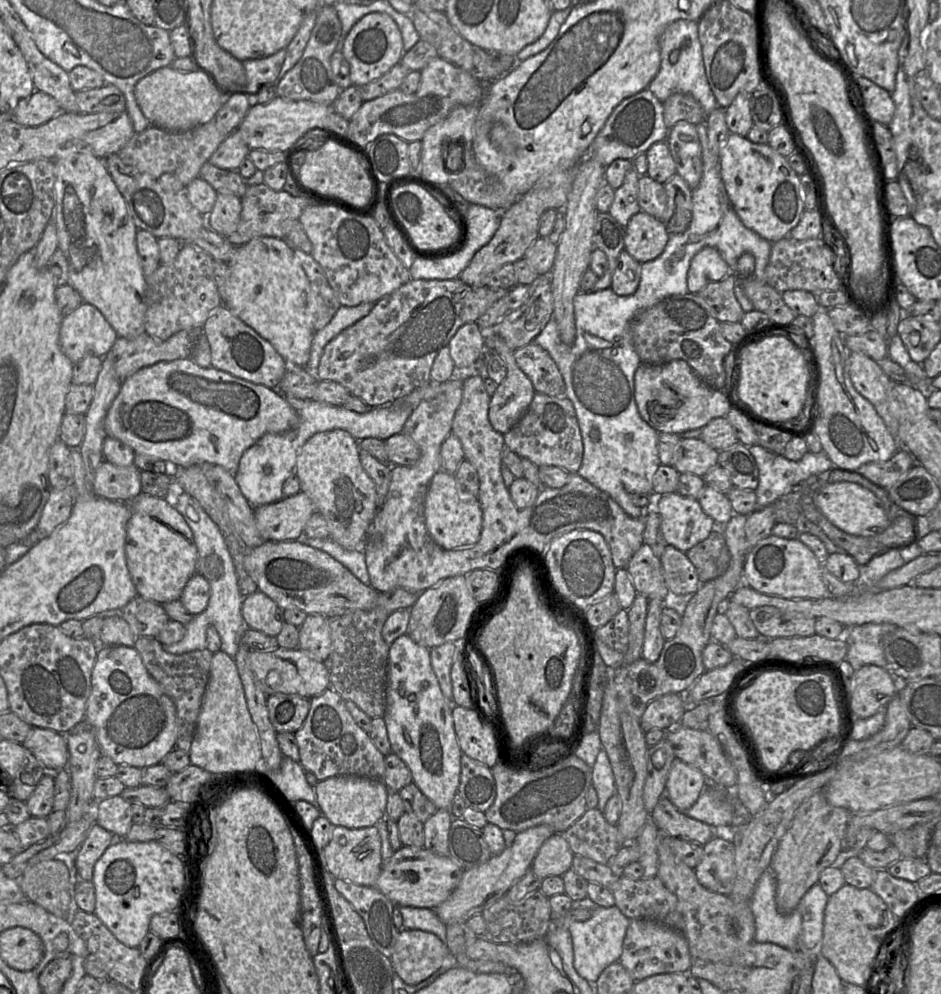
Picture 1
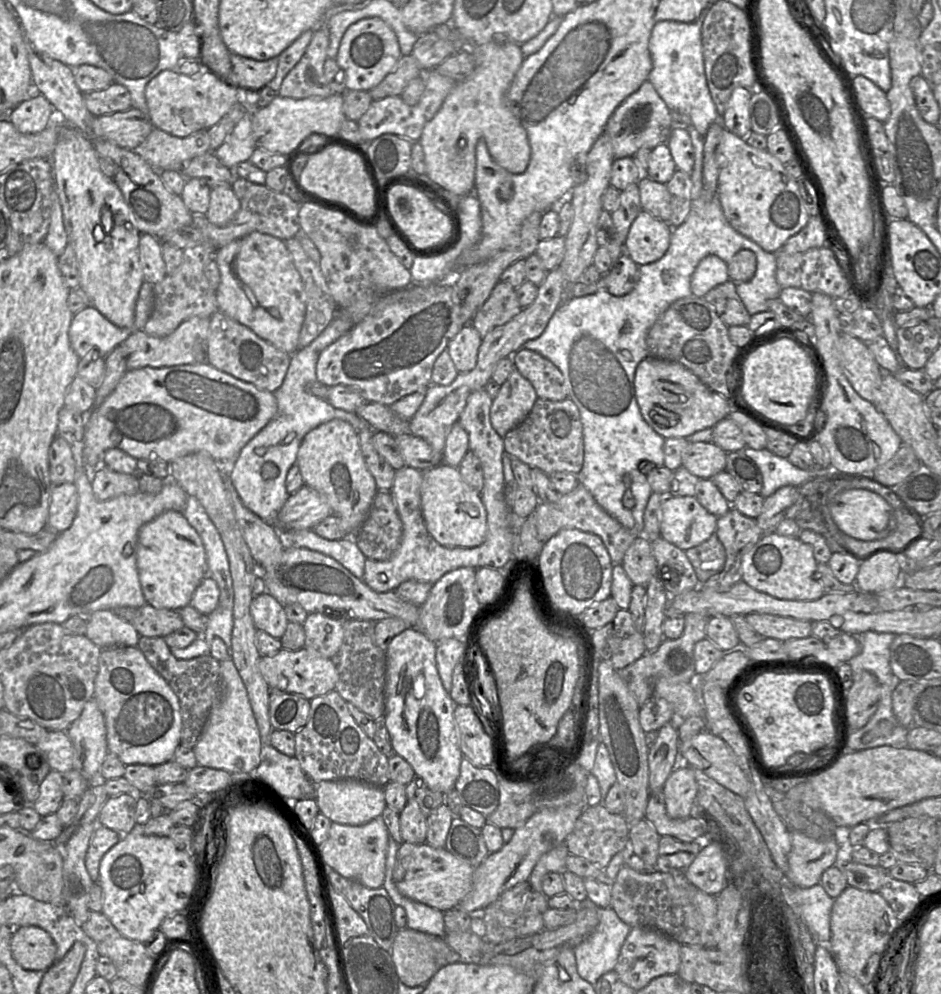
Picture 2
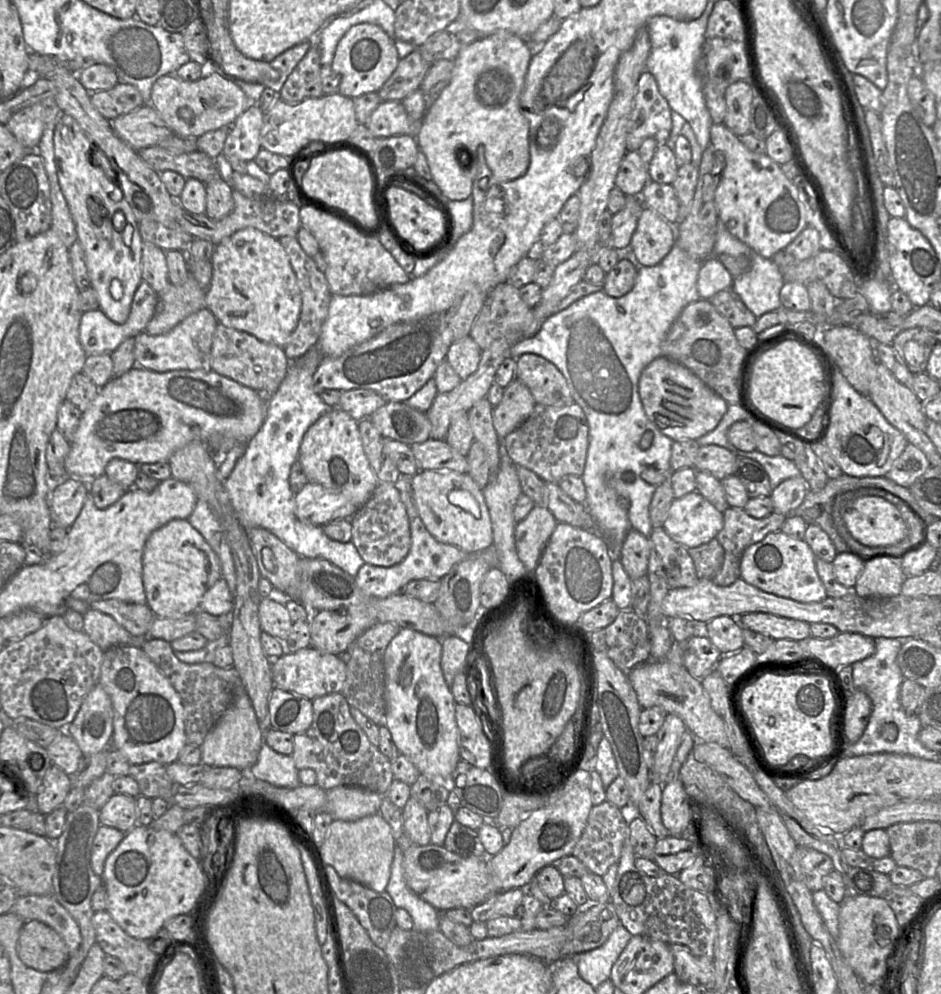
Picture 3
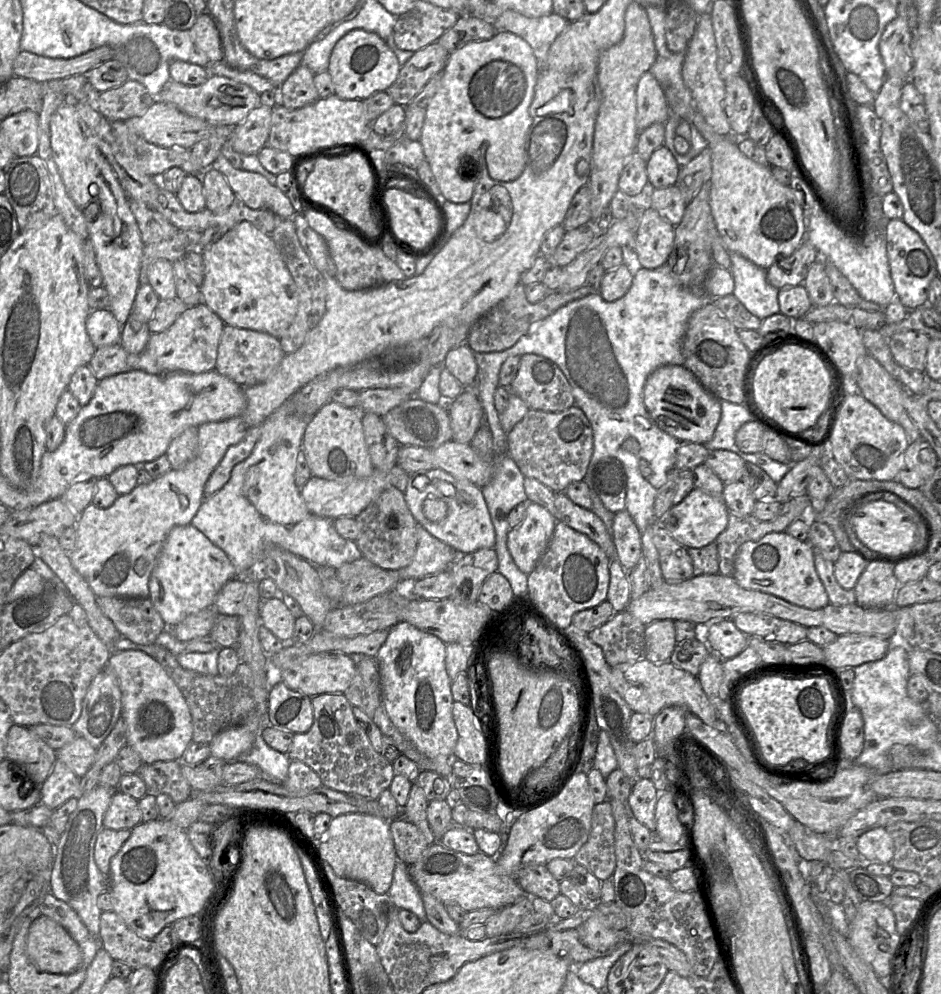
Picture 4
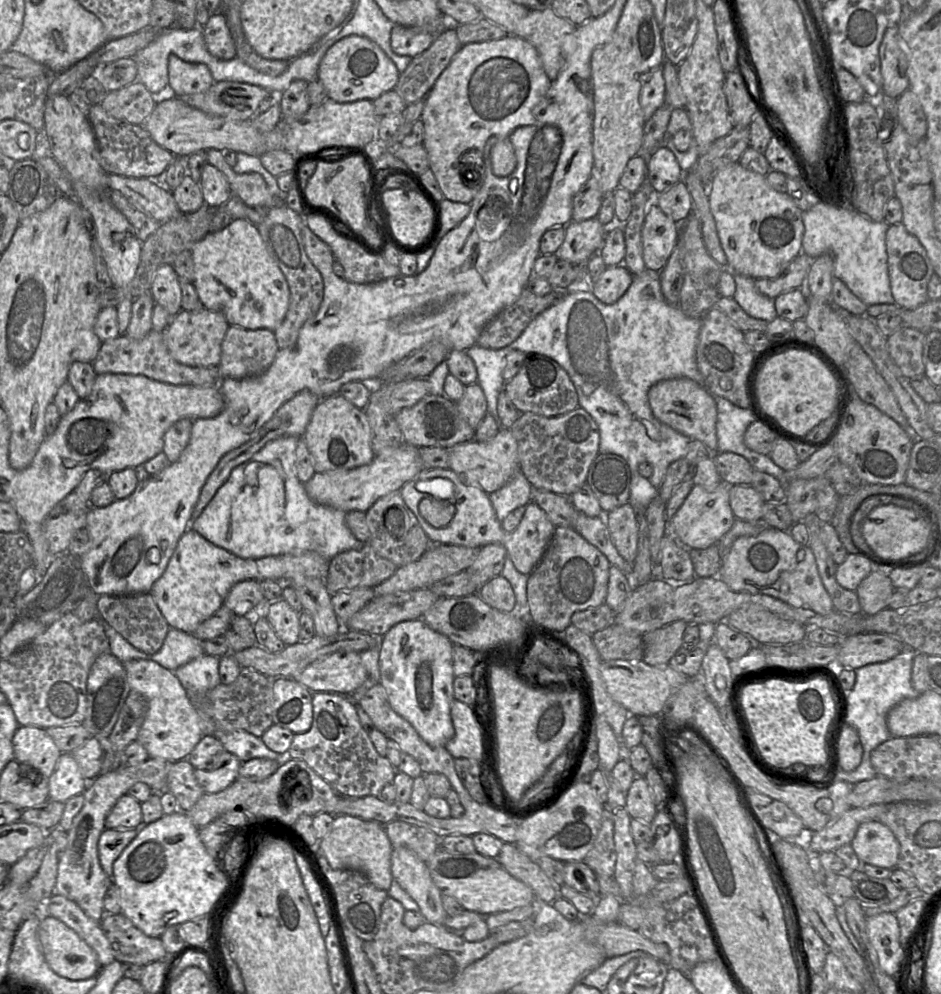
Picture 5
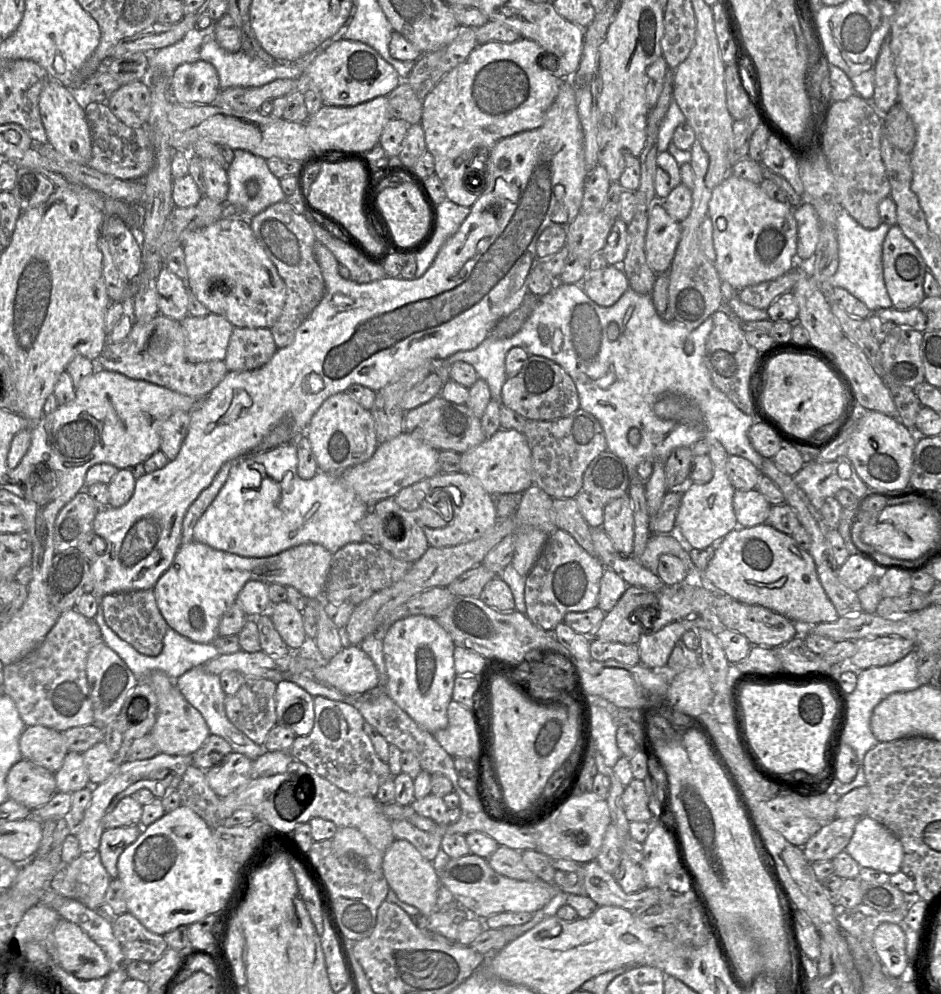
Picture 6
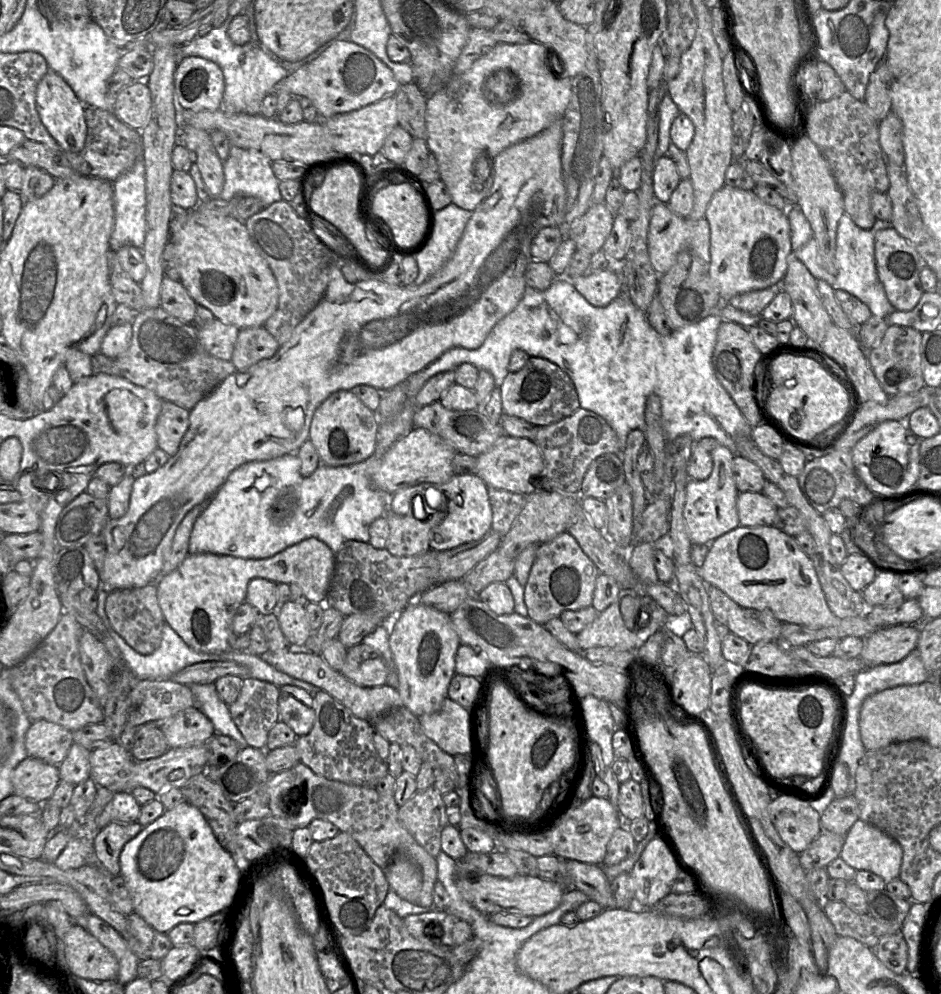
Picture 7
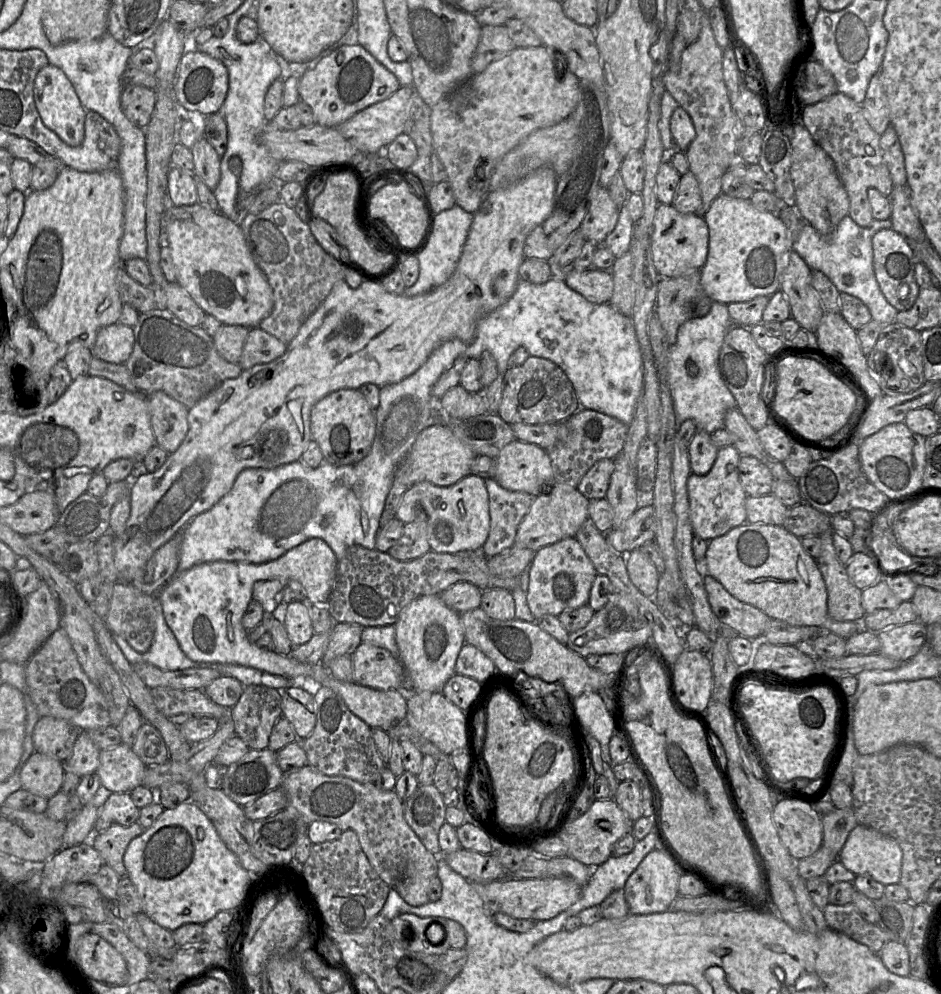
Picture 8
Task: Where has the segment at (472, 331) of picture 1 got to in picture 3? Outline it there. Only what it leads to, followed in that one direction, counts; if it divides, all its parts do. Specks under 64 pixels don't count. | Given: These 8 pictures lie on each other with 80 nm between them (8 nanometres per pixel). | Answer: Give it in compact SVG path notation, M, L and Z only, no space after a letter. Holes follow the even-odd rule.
M467 335L449 346L445 360L460 379L465 380L477 370L481 351L478 344Z

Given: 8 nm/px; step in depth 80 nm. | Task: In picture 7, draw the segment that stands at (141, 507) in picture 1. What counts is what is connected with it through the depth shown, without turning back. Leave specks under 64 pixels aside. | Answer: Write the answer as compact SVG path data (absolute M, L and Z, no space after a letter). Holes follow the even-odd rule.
M309 537L306 539L303 539L302 541L293 544L283 551L275 554L272 557L269 558L263 558L263 559L246 559L241 557L234 557L230 555L219 555L219 554L212 554L212 553L197 553L197 554L188 554L185 559L182 561L182 563L172 572L169 574L161 577L157 584L157 597L159 606L162 610L163 616L166 620L166 622L170 625L170 627L184 640L184 642L193 650L203 653L220 653L232 650L230 645L230 637L231 635L234 635L236 638L236 634L232 631L232 622L233 618L235 616L235 613L238 609L238 607L245 601L246 599L246 593L247 593L247 586L249 582L254 578L264 578L271 580L275 583L295 583L297 584L302 591L304 592L306 598L309 602L313 603L325 603L326 596L328 593L328 589L331 582L331 577L334 571L334 564L335 564L335 553L329 548L327 544L325 544L323 541L319 540L316 537Z

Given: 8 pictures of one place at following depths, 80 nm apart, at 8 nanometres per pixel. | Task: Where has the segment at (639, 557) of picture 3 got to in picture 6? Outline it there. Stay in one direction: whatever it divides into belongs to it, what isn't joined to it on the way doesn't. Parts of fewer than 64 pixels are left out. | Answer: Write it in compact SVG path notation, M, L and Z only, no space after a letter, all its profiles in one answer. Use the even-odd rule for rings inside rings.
M628 494L616 498L604 506L602 528L621 554L632 555L634 549L634 514L632 501Z

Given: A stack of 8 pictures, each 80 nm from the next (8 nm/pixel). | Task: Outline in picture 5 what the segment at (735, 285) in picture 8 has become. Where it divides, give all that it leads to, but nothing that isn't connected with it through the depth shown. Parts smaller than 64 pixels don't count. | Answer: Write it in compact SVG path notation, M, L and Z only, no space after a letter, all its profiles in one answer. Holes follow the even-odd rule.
M739 162L718 170L710 182L710 211L714 217L721 246L727 257L727 266L734 274L753 279L774 278L802 252L804 224L802 210L788 193L774 190L766 176L745 169Z

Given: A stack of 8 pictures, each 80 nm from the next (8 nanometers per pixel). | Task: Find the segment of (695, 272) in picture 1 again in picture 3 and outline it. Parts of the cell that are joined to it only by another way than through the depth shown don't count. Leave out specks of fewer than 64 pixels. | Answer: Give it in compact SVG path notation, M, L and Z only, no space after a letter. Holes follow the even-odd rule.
M710 257L702 264L697 279L701 299L709 300L716 293L732 287L732 284L733 276L718 257Z

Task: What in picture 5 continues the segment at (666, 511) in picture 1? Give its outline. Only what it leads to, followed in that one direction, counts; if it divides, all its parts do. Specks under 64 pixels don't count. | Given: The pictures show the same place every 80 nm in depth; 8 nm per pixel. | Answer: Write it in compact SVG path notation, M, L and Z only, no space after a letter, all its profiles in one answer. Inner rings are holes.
M720 482L716 488L704 488L700 485L693 485L690 493L684 500L681 507L671 518L671 520L669 520L668 534L671 534L673 537L675 537L675 539L685 548L706 549L712 545L716 545L730 530L735 521L735 516L730 506L730 486L733 485L727 485L724 482Z

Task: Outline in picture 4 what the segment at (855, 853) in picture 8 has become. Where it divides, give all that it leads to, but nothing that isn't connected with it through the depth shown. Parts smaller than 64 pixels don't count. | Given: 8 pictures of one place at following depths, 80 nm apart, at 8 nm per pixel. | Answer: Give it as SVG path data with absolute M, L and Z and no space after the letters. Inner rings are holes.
M877 827L857 838L857 848L866 863L891 863L894 842L885 827Z

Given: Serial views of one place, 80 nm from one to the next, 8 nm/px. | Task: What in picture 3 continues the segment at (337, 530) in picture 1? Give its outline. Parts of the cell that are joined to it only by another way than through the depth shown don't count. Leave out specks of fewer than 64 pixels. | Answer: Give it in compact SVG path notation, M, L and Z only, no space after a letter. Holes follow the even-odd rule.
M339 407L321 415L305 432L300 444L298 461L308 482L344 494L352 503L363 506L379 481L364 452L358 421Z

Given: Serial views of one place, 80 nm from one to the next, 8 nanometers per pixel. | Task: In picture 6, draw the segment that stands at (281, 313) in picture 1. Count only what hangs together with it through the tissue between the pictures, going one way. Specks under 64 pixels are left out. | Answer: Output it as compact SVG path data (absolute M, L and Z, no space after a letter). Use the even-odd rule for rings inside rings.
M220 218L213 224L184 233L181 244L188 277L186 285L210 313L225 317L237 328L271 328L283 309L286 286L275 265L257 242L247 219Z

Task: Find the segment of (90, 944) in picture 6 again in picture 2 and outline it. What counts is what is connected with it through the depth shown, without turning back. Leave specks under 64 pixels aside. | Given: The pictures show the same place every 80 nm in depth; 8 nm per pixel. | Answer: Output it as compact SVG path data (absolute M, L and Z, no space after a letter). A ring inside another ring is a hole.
M38 926L15 928L10 949L14 960L30 971L46 971L54 964L57 951L50 934Z

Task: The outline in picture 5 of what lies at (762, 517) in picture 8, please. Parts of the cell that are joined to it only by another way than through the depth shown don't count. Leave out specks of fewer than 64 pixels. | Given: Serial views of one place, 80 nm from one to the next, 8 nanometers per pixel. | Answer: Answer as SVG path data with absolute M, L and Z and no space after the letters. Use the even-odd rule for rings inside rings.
M751 485L730 486L729 498L735 519L746 522L762 521L762 510L766 502Z

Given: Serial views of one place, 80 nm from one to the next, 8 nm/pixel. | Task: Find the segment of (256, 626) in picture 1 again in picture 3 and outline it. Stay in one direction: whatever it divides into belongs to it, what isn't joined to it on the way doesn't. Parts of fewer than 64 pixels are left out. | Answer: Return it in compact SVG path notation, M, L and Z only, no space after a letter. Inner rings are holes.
M272 590L268 597L261 599L258 616L261 631L267 632L278 640L285 640L291 632L293 622L284 603L274 599L276 591L279 590Z

